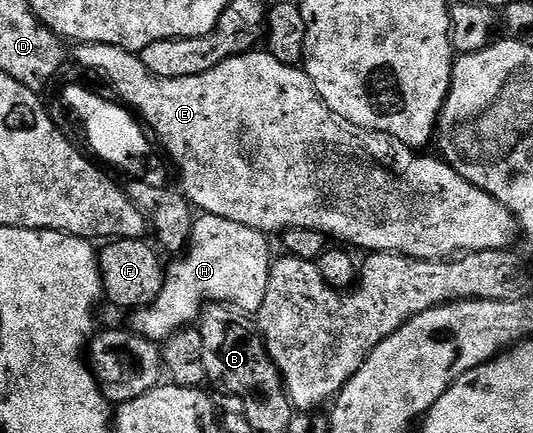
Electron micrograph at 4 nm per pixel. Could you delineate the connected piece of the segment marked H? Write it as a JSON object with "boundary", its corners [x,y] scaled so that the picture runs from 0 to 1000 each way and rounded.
{"boundary":[[[371,497],[362,513],[355,543],[355,561],[345,582],[330,594],[325,612],[308,621],[310,649],[304,670],[287,702],[251,718],[248,764],[276,785],[308,790],[336,760],[353,758],[371,746],[379,711],[394,697],[433,697],[435,709],[462,723],[480,725],[493,707],[493,688],[501,679],[505,649],[505,564],[499,538],[482,536],[463,522],[448,522],[448,513],[433,513],[409,499]]]}

